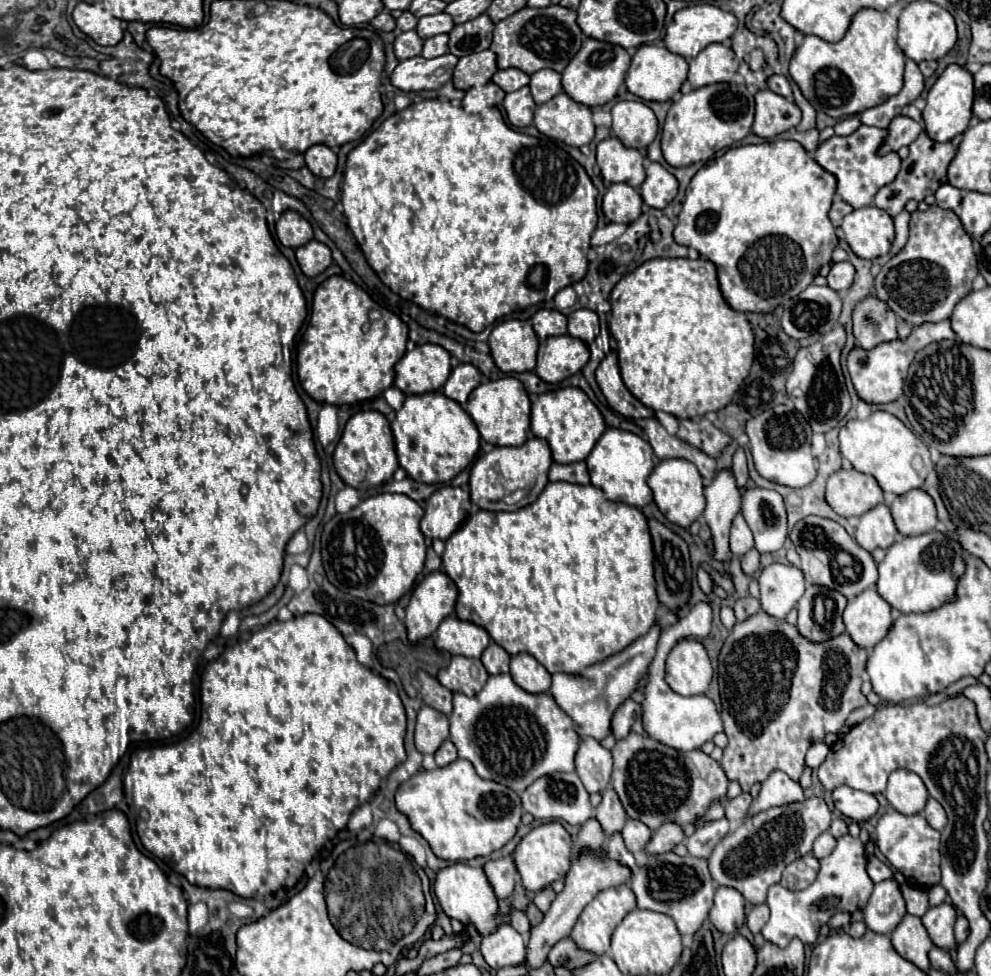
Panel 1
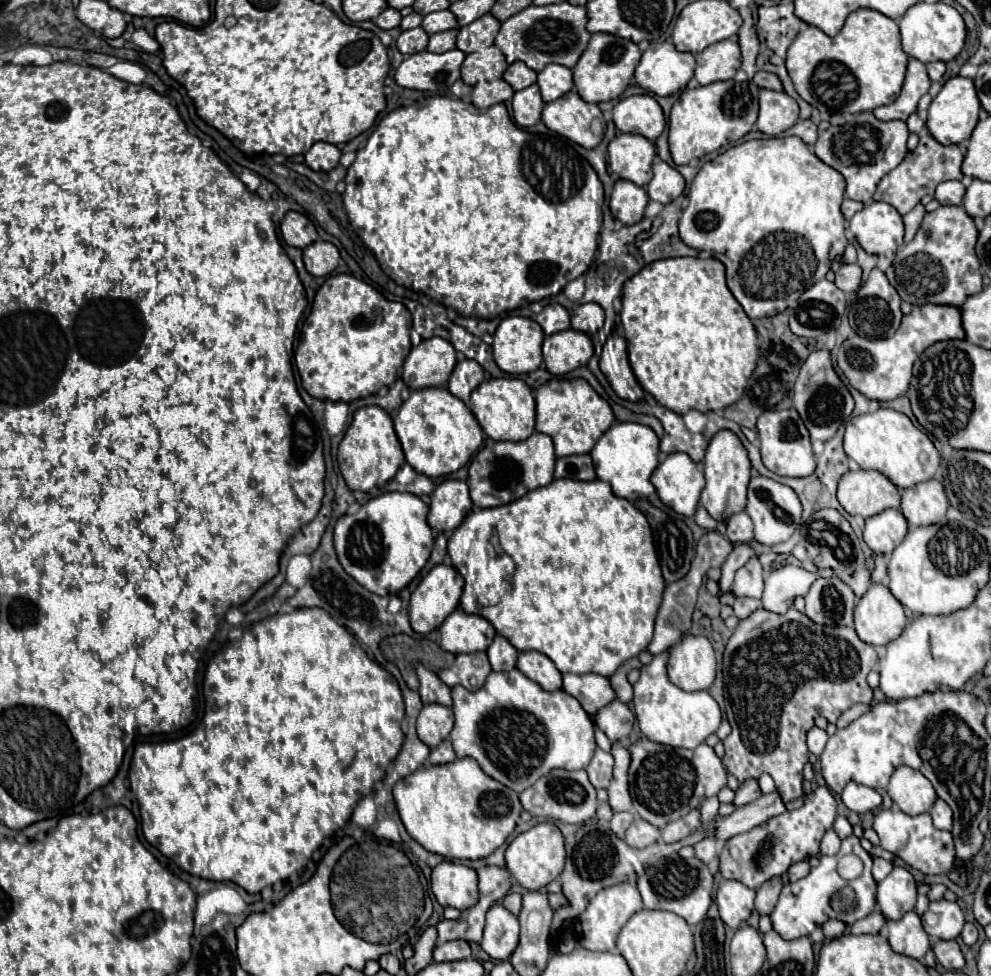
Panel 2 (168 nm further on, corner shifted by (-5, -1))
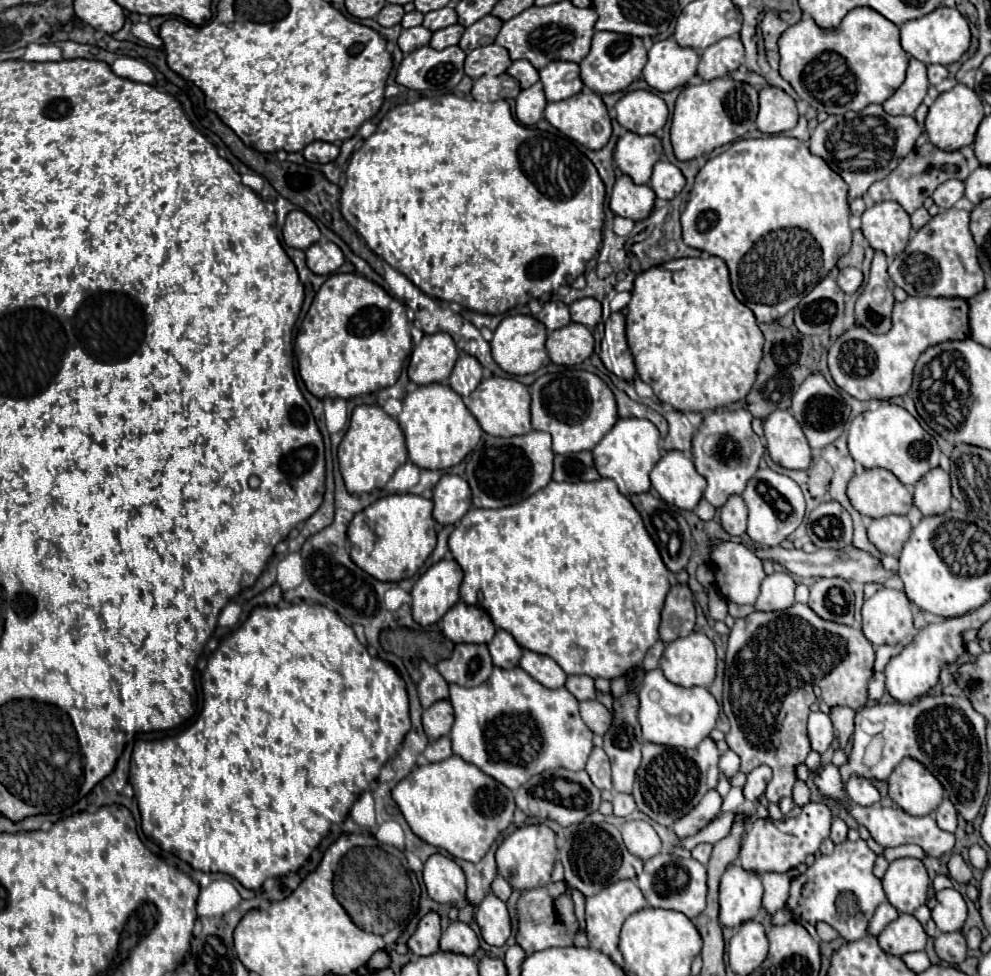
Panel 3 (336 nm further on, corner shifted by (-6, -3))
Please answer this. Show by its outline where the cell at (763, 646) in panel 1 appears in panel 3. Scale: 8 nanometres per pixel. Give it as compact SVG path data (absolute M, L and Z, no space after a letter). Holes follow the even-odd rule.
M793 604L781 612L753 612L735 620L735 626L729 634L725 660L723 710L731 724L725 740L729 748L741 758L743 774L749 774L761 764L773 770L773 780L765 792L769 802L779 804L781 798L791 796L791 790L797 782L797 766L803 764L811 752L807 738L807 716L811 706L817 702L813 686L821 688L823 702L827 706L849 706L859 710L867 704L867 680L873 672L873 660L873 644L859 628L827 622L819 618L807 604Z

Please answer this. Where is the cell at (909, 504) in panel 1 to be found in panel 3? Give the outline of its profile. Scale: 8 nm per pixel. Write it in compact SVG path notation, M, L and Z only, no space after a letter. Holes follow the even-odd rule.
M941 468L929 470L917 484L913 492L913 504L919 508L923 516L929 514L945 514L951 502L951 486L949 474Z

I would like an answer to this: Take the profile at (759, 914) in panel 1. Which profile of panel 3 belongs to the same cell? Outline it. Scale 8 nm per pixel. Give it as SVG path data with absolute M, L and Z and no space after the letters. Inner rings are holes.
M761 874L761 882L765 888L763 894L763 908L769 914L775 914L777 910L781 910L785 906L785 900L789 896L789 874Z

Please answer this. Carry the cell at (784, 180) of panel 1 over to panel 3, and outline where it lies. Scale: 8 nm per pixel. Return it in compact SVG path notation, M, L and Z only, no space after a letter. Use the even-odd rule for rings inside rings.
M767 136L767 138L757 138L757 140L737 140L727 148L723 154L711 158L695 176L695 184L689 192L689 202L687 208L681 214L681 226L683 226L683 242L687 246L693 246L697 250L705 250L713 256L719 256L731 274L731 286L733 294L737 296L739 302L743 302L751 312L755 314L757 322L773 322L781 316L785 316L789 310L793 310L817 284L823 280L837 264L839 260L839 248L841 248L841 238L851 238L851 228L849 228L849 204L847 204L847 186L845 180L833 172L823 158L817 158L815 154L809 152L807 144L789 136Z

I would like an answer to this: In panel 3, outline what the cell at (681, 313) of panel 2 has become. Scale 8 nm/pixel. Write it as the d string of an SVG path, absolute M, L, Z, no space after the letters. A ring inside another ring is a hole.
M709 256L707 260L679 258L679 260L669 260L661 266L653 266L649 270L641 272L635 278L635 284L633 284L633 290L631 290L631 302L627 304L627 316L625 318L627 318L627 342L629 342L631 354L635 358L637 374L645 384L649 384L653 388L655 396L661 402L671 404L675 410L681 410L681 412L705 412L705 410L715 410L715 408L723 408L727 404L739 402L749 394L749 390L755 382L755 374L757 374L761 354L763 354L763 334L761 334L761 330L755 322L753 312L735 298L735 294L731 290L731 282L729 282L727 264L721 258L717 258L717 256Z

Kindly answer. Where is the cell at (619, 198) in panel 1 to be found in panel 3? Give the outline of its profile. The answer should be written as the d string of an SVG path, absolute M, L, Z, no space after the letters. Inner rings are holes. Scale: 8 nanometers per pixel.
M619 176L613 186L609 206L617 216L637 222L651 214L653 202L655 202L655 192L649 186L639 186L629 176Z

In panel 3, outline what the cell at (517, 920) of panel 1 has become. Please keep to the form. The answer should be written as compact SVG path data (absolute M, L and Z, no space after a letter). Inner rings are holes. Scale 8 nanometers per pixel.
M497 876L495 882L493 882L493 894L495 894L497 898L501 898L503 902L507 902L507 900L511 898L511 892L513 892L513 888L509 886L509 882L505 882L505 878Z

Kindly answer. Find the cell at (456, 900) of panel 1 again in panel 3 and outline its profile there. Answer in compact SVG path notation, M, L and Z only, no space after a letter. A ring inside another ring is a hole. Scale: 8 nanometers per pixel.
M433 854L423 868L429 896L439 904L459 904L465 900L467 880L461 866L441 854Z

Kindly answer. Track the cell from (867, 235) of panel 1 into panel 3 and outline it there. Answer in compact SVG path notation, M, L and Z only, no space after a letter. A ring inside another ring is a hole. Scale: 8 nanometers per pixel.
M879 202L861 216L861 232L873 250L897 256L905 250L911 222L909 214L897 202Z

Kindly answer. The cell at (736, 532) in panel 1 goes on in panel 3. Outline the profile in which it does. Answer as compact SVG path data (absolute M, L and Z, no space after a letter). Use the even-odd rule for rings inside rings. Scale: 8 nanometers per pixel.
M731 496L721 508L721 526L731 536L741 536L747 532L747 506L741 496Z

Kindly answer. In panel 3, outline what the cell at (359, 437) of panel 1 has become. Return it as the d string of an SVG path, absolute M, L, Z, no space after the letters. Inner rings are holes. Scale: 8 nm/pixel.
M357 406L351 414L351 422L349 422L349 430L345 432L341 444L339 444L339 468L345 480L345 486L349 490L349 494L363 494L363 492L371 492L373 488L383 488L387 484L387 480L393 476L393 472L407 462L407 450L405 450L405 436L397 424L395 418L391 418L381 406Z

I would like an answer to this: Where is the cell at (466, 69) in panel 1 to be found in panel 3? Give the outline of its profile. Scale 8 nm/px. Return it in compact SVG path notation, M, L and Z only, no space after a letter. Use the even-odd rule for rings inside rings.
M497 44L475 48L467 54L465 60L465 74L473 80L477 80L483 74L503 74L511 66L509 52Z

